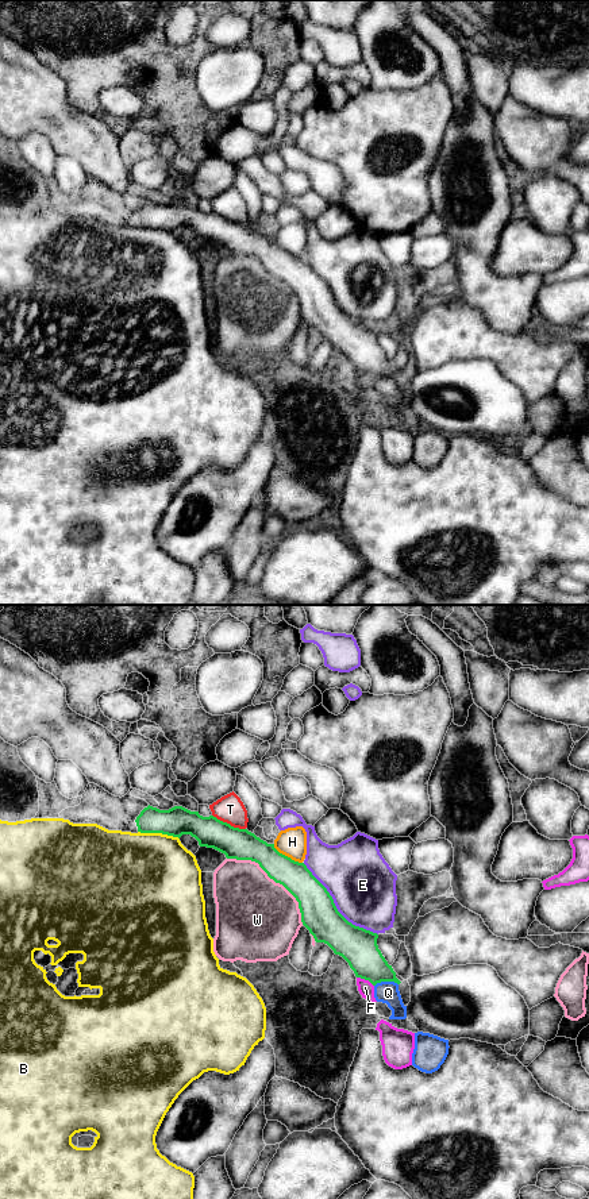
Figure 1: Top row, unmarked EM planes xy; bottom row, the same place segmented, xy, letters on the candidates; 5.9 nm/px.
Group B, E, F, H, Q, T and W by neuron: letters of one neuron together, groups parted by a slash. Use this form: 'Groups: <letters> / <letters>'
Groups: B / E / F / H / Q / T / W

